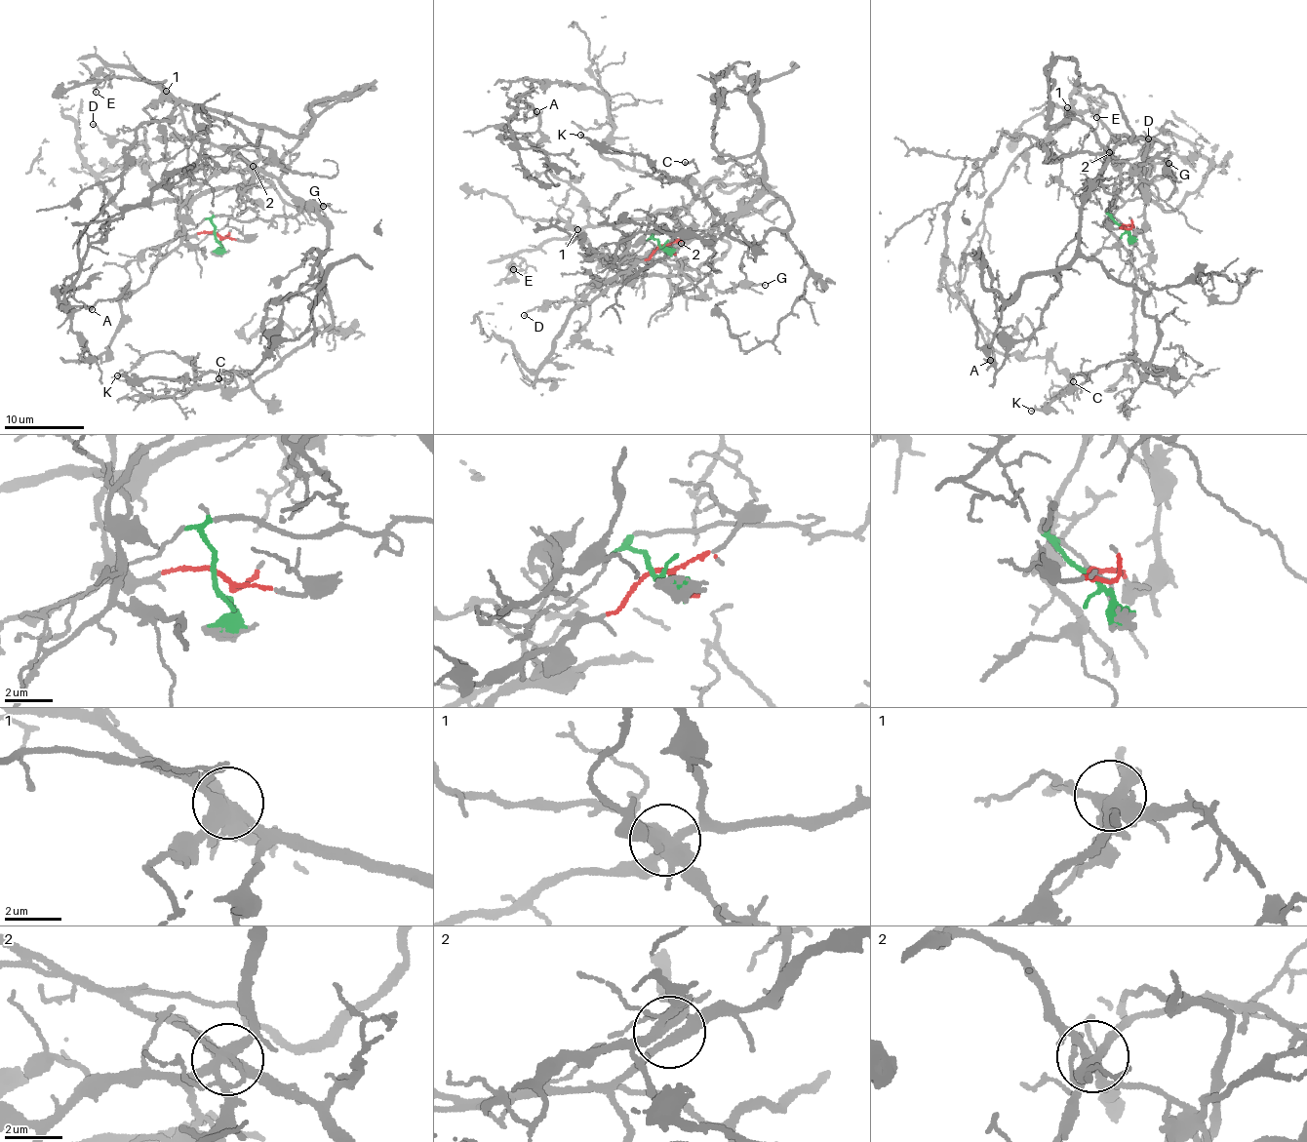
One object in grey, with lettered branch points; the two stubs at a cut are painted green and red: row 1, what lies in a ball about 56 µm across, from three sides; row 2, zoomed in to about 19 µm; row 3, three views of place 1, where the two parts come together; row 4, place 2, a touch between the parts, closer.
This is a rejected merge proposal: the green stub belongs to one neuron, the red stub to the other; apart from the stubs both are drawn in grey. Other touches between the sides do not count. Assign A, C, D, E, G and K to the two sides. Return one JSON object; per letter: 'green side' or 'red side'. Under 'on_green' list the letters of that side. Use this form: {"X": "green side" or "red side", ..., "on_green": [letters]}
{"A": "red side", "C": "green side", "D": "red side", "E": "red side", "G": "green side", "K": "green side", "on_green": ["C", "G", "K"]}

